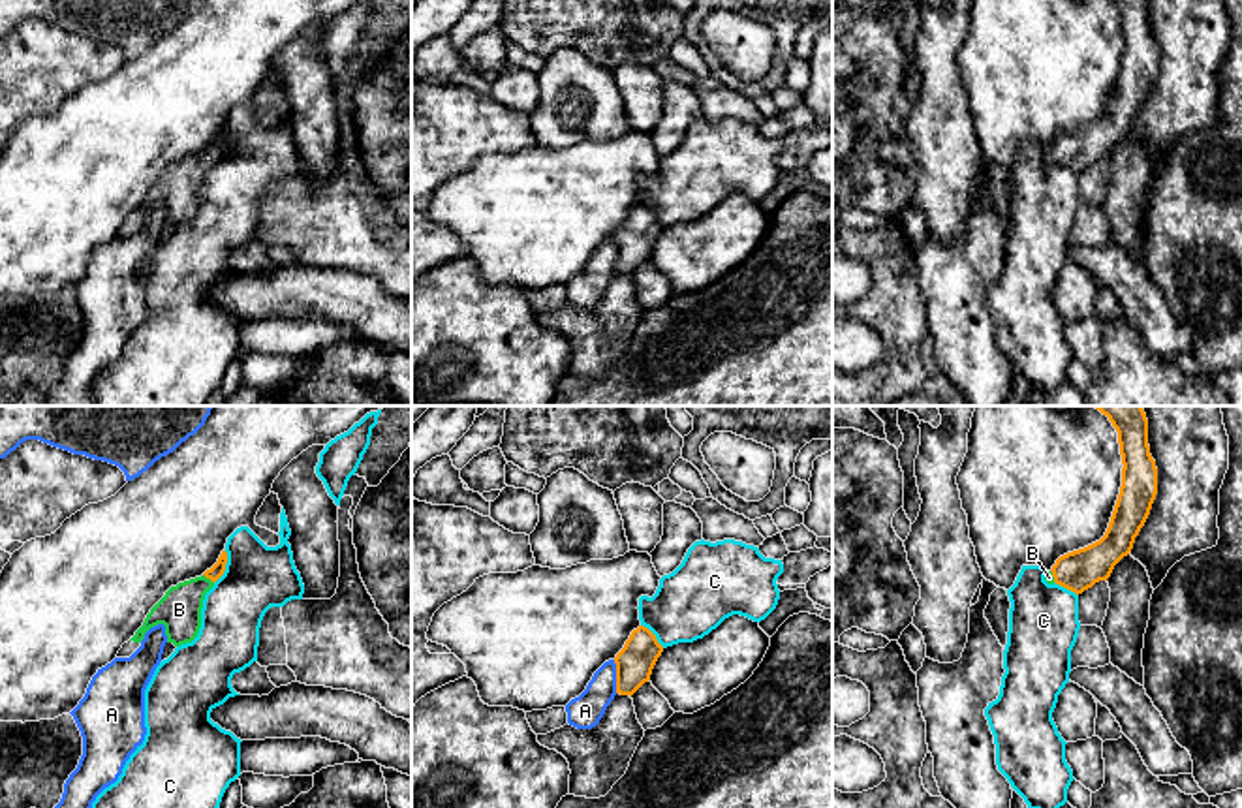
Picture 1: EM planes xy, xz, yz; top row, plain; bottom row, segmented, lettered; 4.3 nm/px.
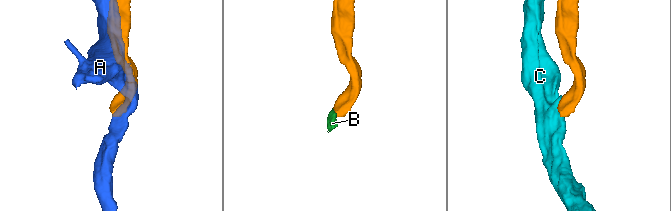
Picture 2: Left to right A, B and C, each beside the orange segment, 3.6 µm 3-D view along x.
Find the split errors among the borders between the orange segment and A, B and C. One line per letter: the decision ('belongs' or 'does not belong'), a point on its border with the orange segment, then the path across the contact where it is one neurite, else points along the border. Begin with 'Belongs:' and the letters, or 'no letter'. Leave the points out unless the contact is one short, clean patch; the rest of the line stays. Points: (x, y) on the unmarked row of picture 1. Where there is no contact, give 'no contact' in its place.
Belongs: B
A: does not belong; contact xz (617, 256)
B: belongs; contact xy (209, 156); way xy (218, 147), (209, 156), (179, 188)
C: does not belong; contact xy (224, 147); border xy (226, 130), (226, 149), (215, 162)

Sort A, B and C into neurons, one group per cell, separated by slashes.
A / B / C

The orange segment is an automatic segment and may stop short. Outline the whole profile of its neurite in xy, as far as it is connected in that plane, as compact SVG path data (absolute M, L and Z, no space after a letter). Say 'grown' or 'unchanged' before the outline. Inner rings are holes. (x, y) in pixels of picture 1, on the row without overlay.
grown; M222 130L218 141L201 156L171 165L165 175L150 188L143 205L130 220L141 222L150 207L163 203L167 222L173 222L175 225L192 222L201 207L205 173L224 154L225 143L227 132Z

